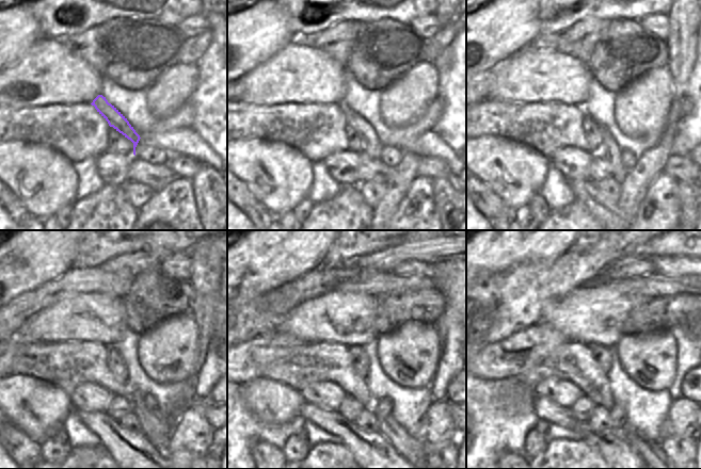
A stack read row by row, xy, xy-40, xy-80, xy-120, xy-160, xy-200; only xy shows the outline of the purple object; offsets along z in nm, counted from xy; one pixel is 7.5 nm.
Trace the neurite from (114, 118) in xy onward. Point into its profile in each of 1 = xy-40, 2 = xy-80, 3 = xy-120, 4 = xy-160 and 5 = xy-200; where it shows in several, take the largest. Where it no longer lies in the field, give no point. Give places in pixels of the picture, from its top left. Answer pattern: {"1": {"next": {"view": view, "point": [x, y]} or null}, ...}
{"1": {"next": {"view": "xy-40", "point": [371, 149]}}, "2": {"next": {"view": "xy-80", "point": [608, 149]}}, "3": {"next": {"view": "xy-120", "point": [155, 426]}}, "4": {"next": {"view": "xy-160", "point": [408, 447]}}, "5": {"next": {"view": "xy-200", "point": [642, 447]}}}

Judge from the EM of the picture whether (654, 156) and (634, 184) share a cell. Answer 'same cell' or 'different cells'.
same cell

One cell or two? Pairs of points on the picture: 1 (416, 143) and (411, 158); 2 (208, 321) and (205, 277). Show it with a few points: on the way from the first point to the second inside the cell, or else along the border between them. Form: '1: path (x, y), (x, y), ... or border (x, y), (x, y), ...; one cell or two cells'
1: border (404, 151), (413, 151), (420, 157); two cells
2: path (206, 310), (206, 288); one cell

